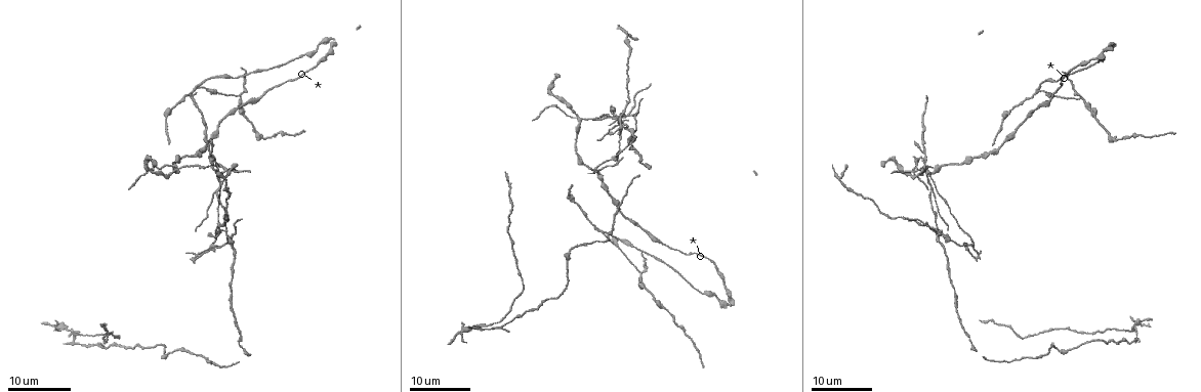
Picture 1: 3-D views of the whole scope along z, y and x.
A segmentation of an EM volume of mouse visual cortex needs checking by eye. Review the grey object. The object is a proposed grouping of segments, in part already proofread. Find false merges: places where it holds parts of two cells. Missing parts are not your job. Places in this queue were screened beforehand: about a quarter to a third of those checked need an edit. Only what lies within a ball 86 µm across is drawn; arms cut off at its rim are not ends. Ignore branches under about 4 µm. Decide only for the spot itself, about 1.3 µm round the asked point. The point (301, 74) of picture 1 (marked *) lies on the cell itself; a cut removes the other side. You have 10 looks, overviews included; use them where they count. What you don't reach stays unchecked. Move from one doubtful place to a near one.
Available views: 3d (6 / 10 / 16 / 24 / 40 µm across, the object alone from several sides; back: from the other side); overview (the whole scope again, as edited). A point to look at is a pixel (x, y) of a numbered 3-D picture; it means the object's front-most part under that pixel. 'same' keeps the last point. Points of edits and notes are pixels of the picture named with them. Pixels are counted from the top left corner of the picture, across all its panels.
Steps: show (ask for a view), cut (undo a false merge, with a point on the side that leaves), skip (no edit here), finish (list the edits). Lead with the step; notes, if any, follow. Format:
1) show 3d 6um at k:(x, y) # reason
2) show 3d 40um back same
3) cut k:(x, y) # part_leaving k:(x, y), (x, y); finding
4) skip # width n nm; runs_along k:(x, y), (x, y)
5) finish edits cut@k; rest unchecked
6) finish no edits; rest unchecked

show 3d 16um at 1:(638, 226) # calibre changes

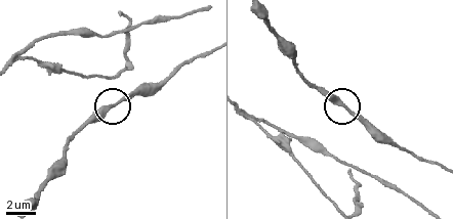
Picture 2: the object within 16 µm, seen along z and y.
show 3d 6um at 2:(340, 103)

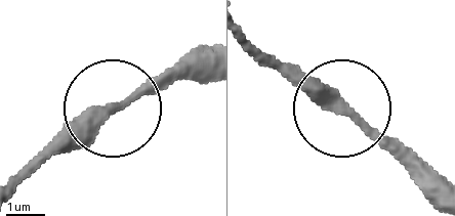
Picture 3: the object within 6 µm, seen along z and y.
skip # width 310 nm; runs_along 3:(438, 197), (275, 56); continuous, no second cell

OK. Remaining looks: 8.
show 3d 16um at 1:(1005, 137) # calibre changes

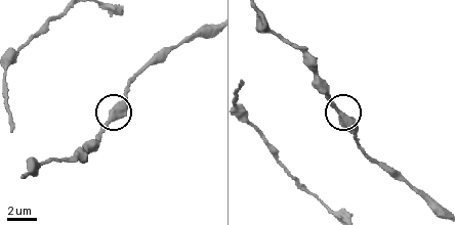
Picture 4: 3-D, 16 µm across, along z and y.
show 3d 6um at 4:(112, 116) # zoom in

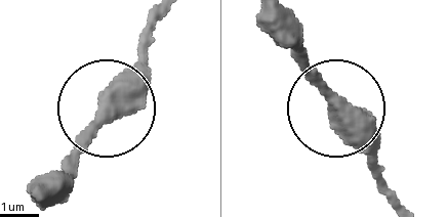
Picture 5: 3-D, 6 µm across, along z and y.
skip # width 440 nm; continuous, no second cell

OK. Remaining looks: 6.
show 3d 16um at 1:(575, 153) # thick turns thin

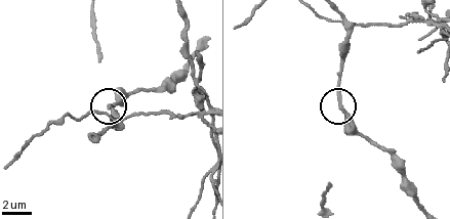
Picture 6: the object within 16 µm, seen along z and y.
show 3d 6um at 6:(342, 107) # closer look

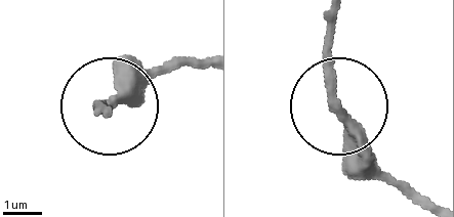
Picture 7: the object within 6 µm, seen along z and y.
skip # width 250 nm; runs_along 7:(415, 201), (340, 102), (330, 14); all the same cell

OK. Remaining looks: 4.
show 3d 24um at 1:(578, 117)

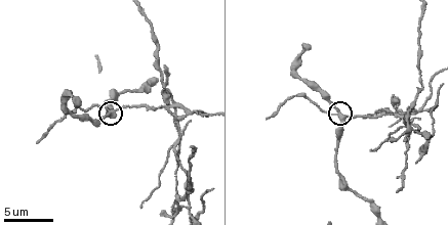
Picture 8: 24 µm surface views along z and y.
show 3d 10um at 8:(340, 116)

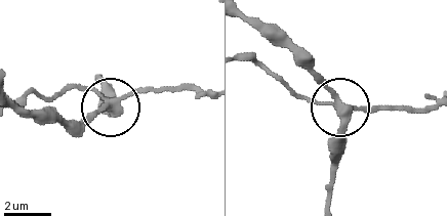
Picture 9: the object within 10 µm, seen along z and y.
cut 9:(328, 88) # side_arm 11 um; part_leaving 9:(344, 120), (357, 111), (433, 111); two cells meet here

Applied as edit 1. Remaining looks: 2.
show 3d 24um at 1:(199, 86) # three-way junction

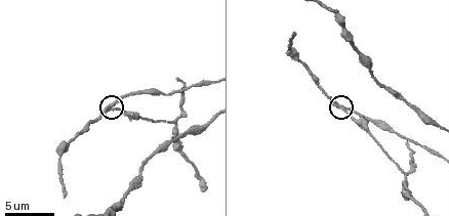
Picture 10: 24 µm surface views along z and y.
show 3d 6um at 10:(115, 109)

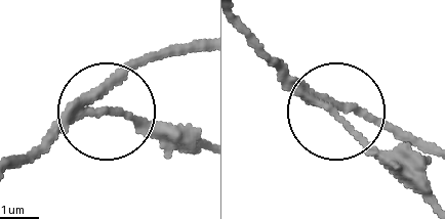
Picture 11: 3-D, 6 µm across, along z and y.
cut 11:(121, 113) # width 200 nm; part_leaving 11:(78, 105), (114, 105), (202, 141); two cells meet here

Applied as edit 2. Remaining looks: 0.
finish edits cut@9, cut@11; rest unchecked

